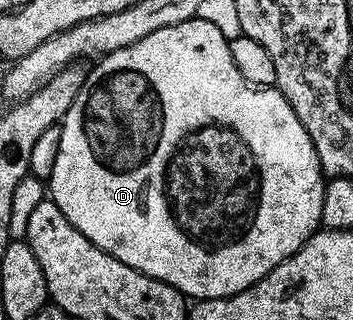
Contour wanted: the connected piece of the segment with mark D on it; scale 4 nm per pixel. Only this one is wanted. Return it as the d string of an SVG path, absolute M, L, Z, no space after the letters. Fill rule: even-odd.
M195 16L187 22L160 28L144 36L144 40L136 40L136 44L128 48L99 57L89 67L76 100L72 100L72 108L68 108L60 123L60 148L48 179L48 194L60 212L64 212L66 219L81 234L88 236L92 244L149 278L166 282L187 299L205 300L230 298L233 294L244 292L268 276L272 268L293 256L322 226L326 182L316 148L304 124L300 124L296 112L290 107L290 101L277 88L252 86L246 82L236 68L236 60L232 60L230 39L208 24L208 20Z

